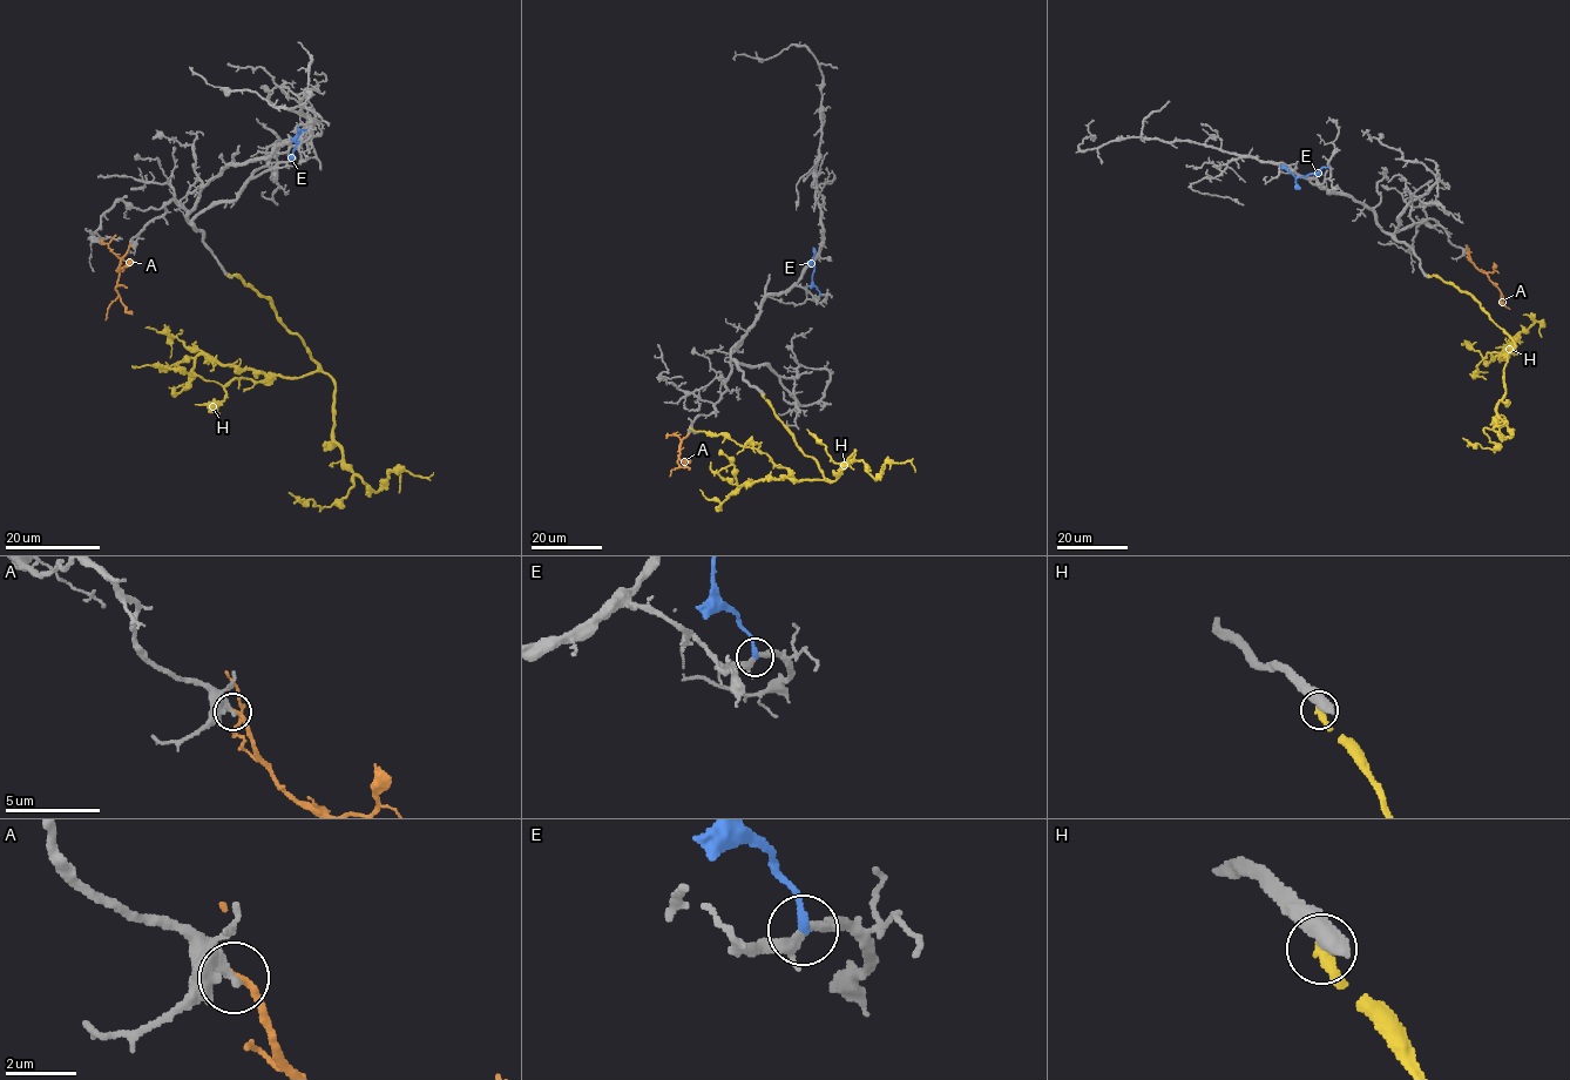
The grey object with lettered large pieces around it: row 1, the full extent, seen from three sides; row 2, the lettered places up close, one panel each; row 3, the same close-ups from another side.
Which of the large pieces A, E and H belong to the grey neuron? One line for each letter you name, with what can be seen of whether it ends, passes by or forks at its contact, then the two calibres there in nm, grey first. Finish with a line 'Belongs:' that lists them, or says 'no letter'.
A: it ends there; 480 nm thick on the grey side, 240 nm on the other
Belongs: A

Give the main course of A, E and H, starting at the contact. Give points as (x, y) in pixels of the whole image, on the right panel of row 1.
A: (1467, 252), (1487, 275), (1510, 309)
E: (1328, 167), (1296, 177), (1281, 164)
H: (1428, 275), (1467, 292), (1514, 343), (1494, 430), (1511, 437), (1503, 422), (1495, 426), (1506, 423)

